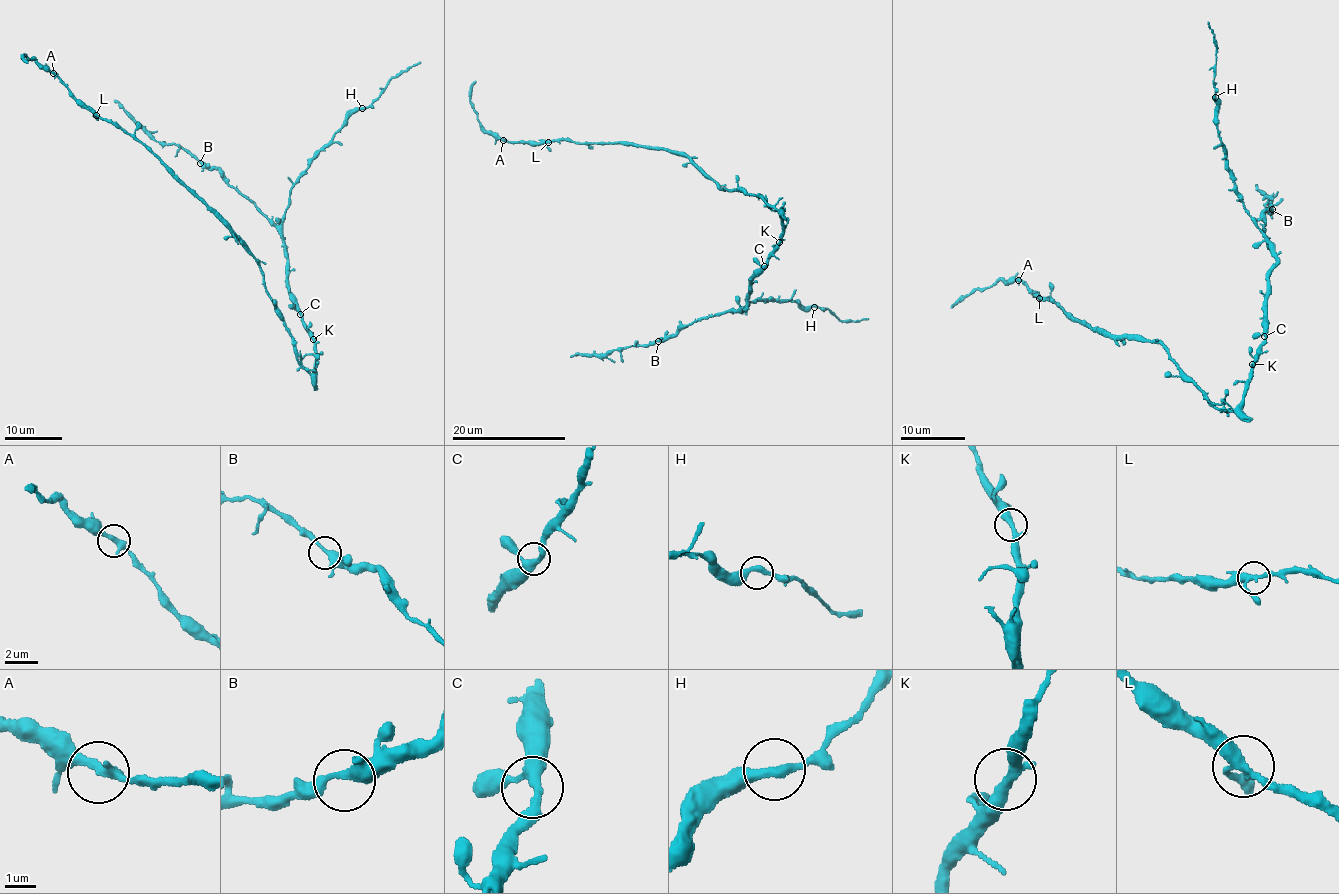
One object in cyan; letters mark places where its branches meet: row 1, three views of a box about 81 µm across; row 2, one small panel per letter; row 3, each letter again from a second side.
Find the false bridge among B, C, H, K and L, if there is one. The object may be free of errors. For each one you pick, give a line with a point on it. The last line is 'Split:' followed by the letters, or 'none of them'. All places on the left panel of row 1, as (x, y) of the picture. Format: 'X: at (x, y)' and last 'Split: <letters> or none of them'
Split: none of them

